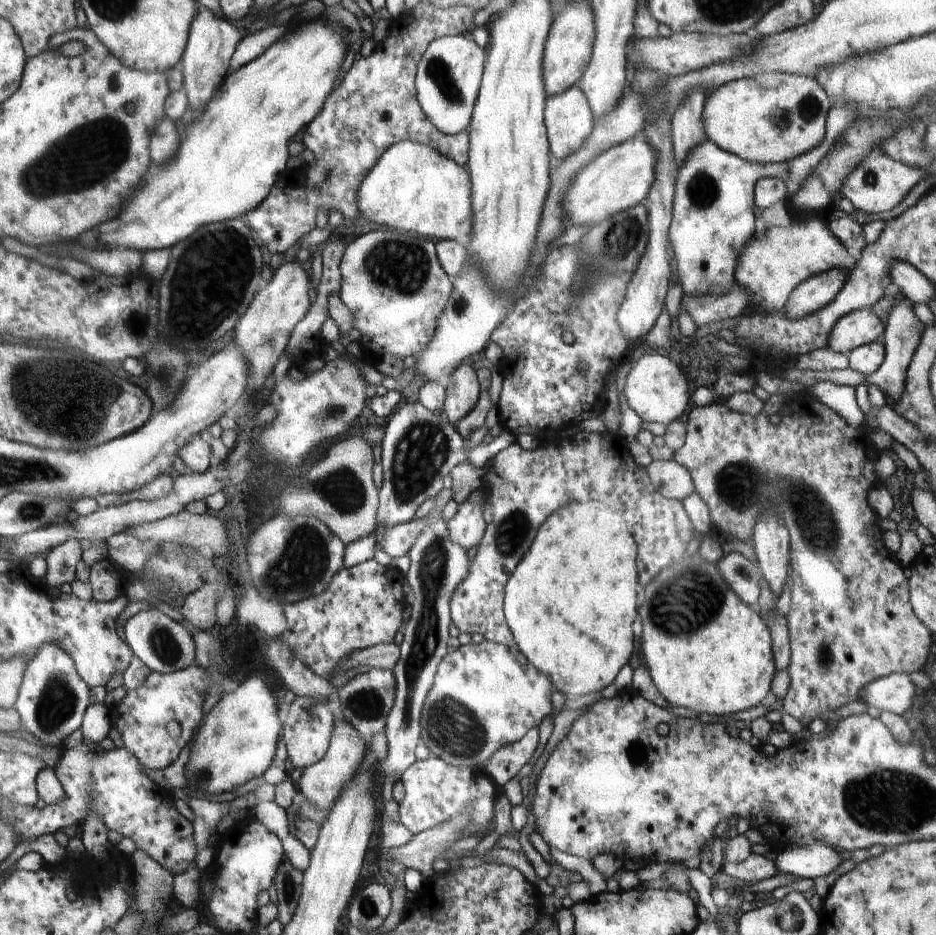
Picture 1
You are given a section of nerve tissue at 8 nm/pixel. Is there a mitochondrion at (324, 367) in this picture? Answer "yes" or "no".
no

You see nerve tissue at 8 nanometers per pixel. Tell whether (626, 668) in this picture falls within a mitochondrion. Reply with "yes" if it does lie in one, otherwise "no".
no

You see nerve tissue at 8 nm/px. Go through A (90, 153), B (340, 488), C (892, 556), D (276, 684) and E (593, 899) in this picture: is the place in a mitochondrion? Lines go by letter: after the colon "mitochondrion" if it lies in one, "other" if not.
A: mitochondrion
B: mitochondrion
C: other
D: other
E: other

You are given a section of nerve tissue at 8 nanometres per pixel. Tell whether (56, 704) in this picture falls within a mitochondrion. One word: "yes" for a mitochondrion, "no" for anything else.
yes

